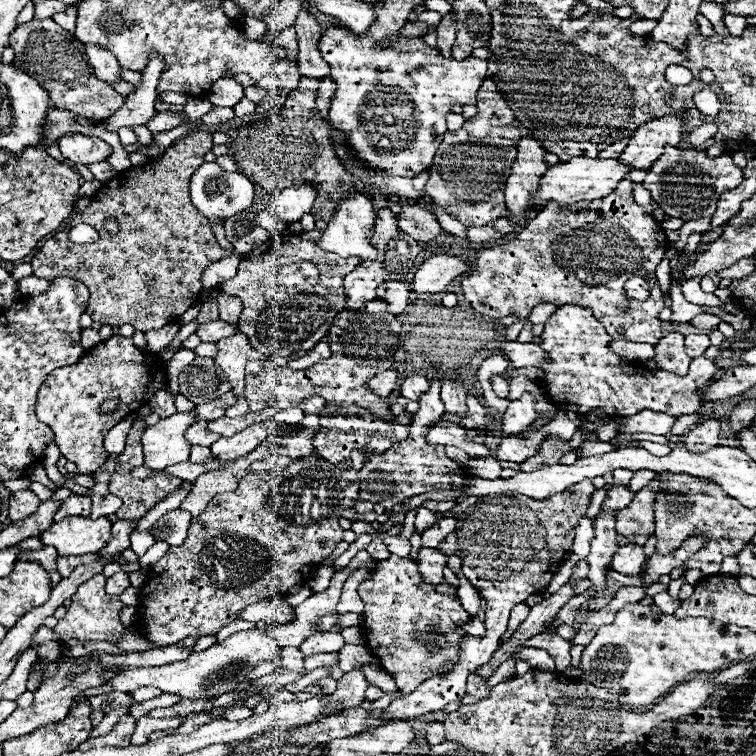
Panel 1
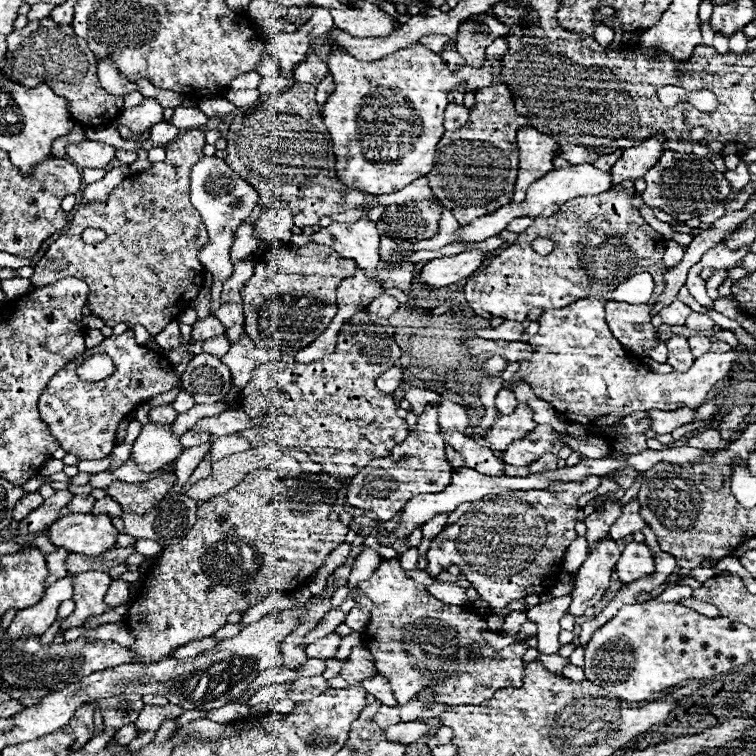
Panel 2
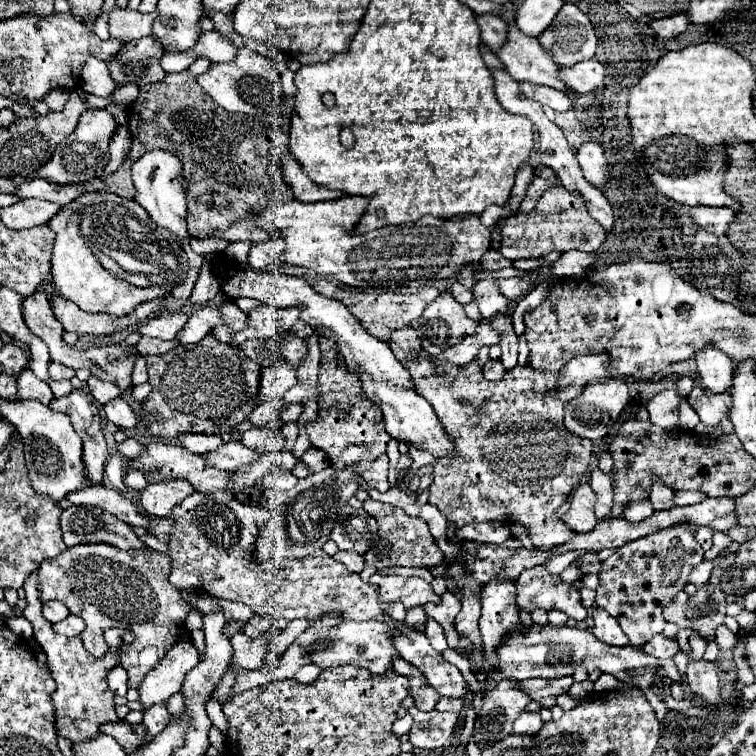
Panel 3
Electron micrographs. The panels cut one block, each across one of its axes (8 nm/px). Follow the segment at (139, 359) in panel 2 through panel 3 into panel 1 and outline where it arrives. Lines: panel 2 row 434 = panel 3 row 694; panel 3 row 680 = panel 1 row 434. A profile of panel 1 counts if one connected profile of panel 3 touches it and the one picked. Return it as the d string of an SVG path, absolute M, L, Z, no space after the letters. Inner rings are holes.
M112 336L102 340L94 348L88 348L84 356L72 364L54 370L40 386L36 414L38 420L54 430L56 444L66 460L76 462L78 472L94 474L106 460L104 436L112 426L124 420L130 412L136 412L158 390L166 386L166 364L160 356L140 350L132 344L132 338ZM118 400L118 408L104 414L102 402Z

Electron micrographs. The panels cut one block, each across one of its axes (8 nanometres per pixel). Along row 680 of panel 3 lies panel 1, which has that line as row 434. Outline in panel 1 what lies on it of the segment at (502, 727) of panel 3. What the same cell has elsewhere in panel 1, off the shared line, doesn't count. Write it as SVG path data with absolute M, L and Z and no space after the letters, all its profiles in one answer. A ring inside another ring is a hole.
M522 394L518 400L512 400L508 404L508 410L502 416L500 434L502 436L512 436L512 434L520 434L528 426L532 426L534 420L536 420L534 404L536 402L534 402L532 394Z

